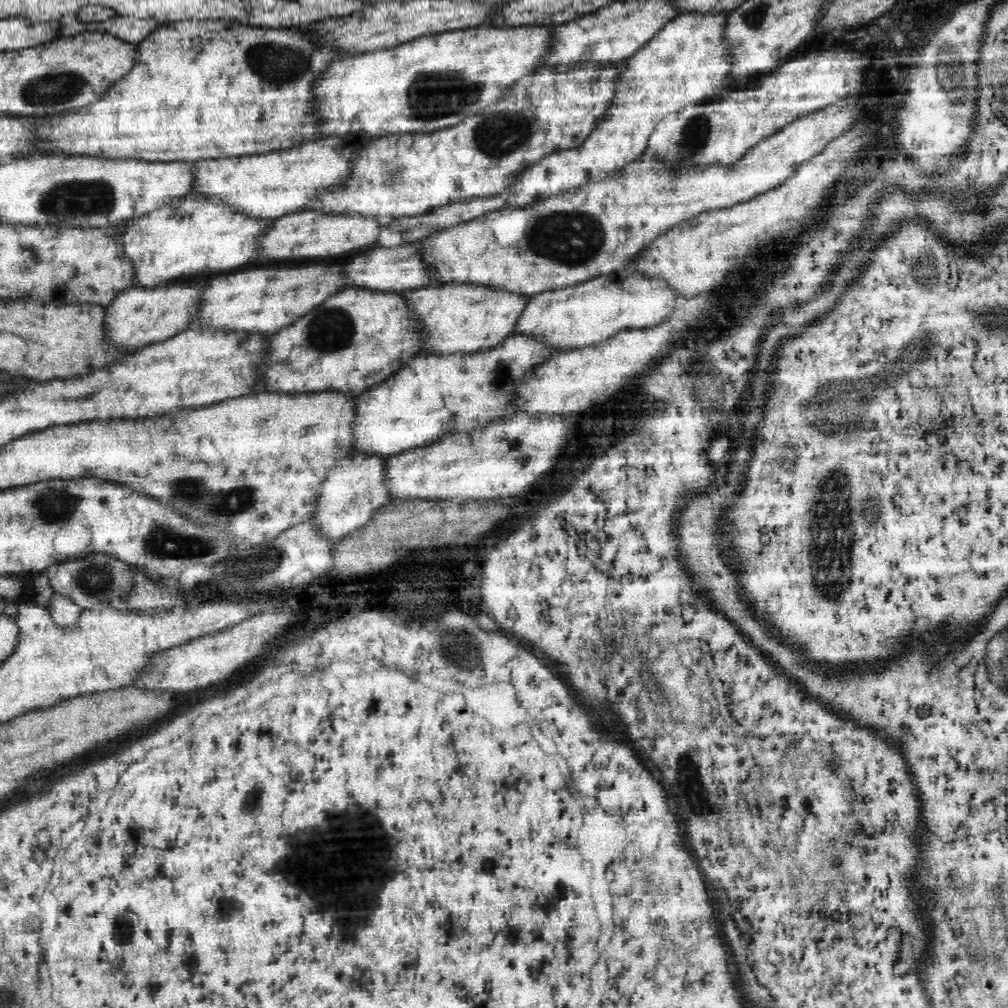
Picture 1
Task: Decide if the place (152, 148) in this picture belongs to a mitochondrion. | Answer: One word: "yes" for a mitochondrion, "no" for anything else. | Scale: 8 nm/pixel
no

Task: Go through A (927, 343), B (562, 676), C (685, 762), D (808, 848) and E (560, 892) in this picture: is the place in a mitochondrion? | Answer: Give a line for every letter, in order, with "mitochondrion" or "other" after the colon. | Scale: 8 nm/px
A: mitochondrion
B: other
C: mitochondrion
D: other
E: other

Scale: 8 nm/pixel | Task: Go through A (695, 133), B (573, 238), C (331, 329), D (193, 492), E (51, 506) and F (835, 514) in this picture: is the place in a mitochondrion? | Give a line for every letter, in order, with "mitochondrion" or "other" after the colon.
A: mitochondrion
B: mitochondrion
C: mitochondrion
D: mitochondrion
E: mitochondrion
F: mitochondrion

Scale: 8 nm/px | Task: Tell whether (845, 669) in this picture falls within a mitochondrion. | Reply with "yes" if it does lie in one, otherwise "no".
no

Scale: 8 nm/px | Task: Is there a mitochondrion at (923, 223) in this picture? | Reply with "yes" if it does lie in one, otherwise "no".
no

